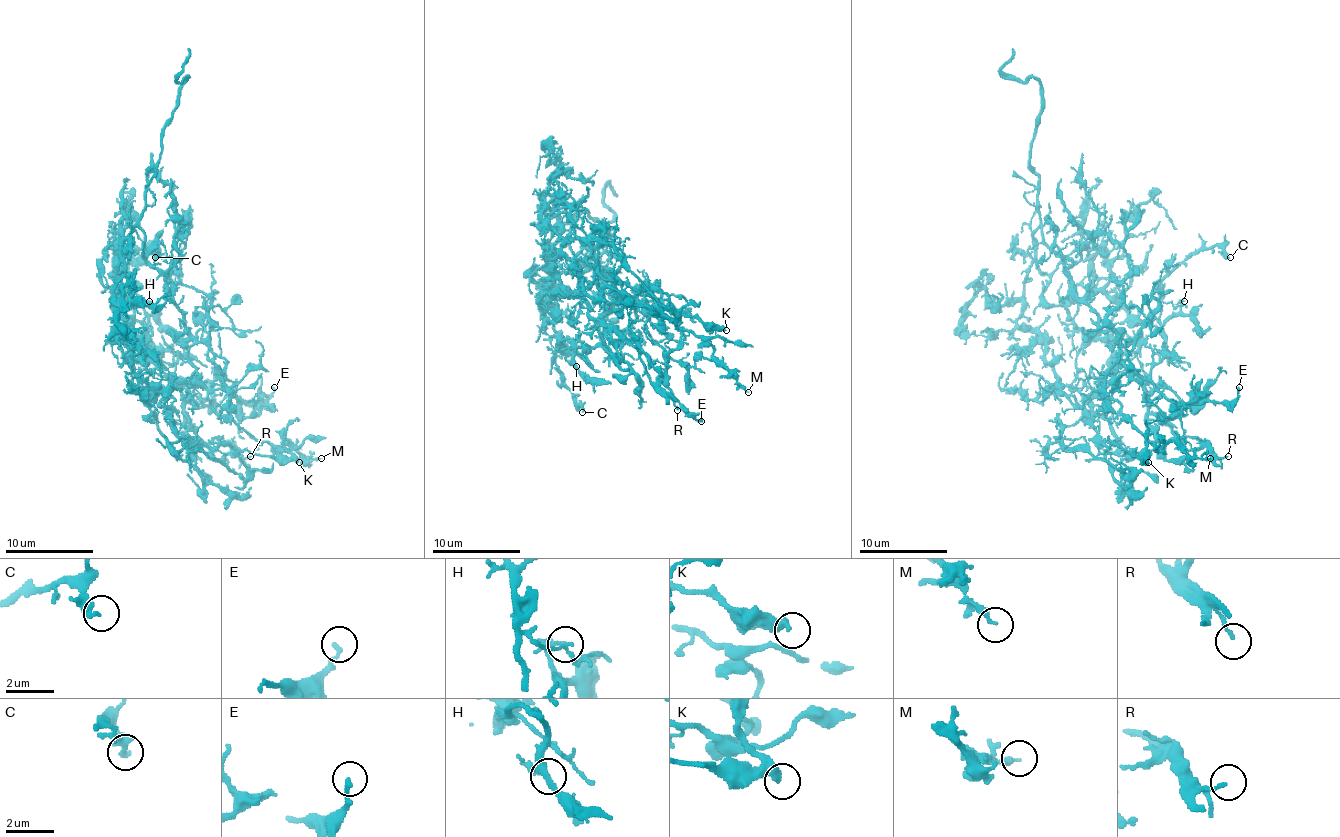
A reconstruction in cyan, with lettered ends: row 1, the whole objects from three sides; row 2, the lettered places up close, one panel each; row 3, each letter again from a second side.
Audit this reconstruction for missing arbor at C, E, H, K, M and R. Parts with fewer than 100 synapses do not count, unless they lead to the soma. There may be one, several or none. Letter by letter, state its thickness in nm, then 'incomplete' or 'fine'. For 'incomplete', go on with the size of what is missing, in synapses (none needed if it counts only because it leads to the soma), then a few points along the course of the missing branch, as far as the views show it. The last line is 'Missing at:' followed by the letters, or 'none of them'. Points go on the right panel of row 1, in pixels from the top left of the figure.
C: 240 nm thick; fine
E: 170 nm thick; fine
H: 150 nm thick; fine
K: 300 nm thick; fine
M: 220 nm thick; fine
R: 140 nm thick; fine
Missing at: none of them

